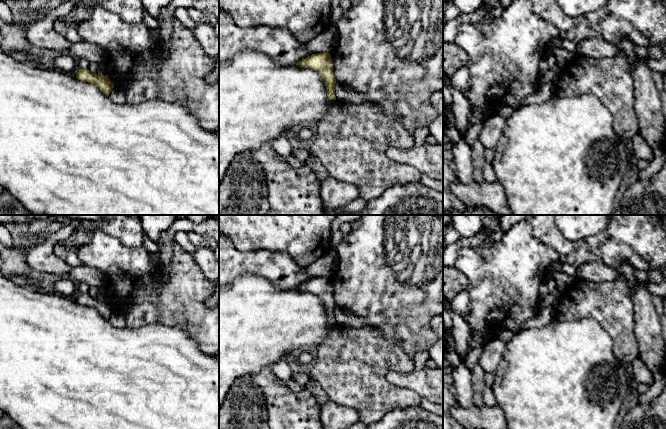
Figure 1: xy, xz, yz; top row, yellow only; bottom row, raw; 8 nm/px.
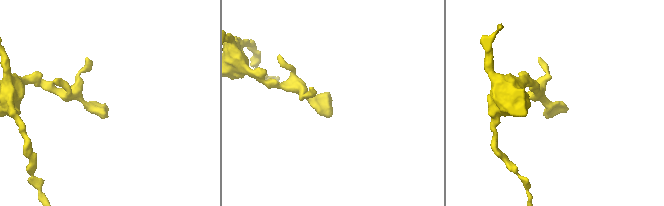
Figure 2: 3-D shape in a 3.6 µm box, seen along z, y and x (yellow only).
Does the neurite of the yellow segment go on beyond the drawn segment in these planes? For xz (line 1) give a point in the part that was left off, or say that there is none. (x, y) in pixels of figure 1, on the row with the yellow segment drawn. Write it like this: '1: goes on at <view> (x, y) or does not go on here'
1: does not go on here

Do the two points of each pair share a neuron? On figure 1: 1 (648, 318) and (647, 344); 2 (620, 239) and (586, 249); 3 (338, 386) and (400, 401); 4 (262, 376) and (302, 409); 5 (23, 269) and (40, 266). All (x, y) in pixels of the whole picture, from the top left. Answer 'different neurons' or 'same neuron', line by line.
1: same neuron
2: same neuron
3: same neuron
4: same neuron
5: different neurons

